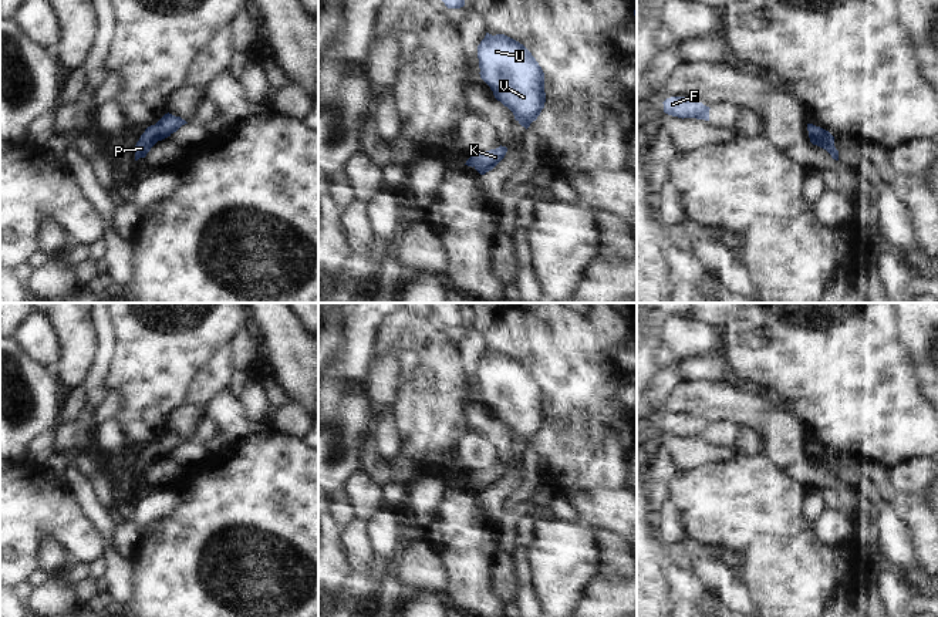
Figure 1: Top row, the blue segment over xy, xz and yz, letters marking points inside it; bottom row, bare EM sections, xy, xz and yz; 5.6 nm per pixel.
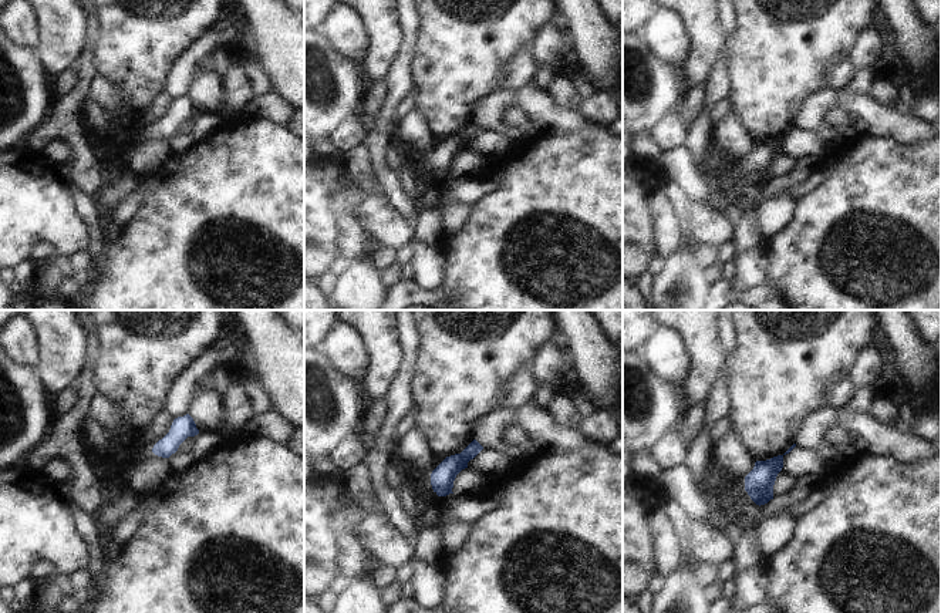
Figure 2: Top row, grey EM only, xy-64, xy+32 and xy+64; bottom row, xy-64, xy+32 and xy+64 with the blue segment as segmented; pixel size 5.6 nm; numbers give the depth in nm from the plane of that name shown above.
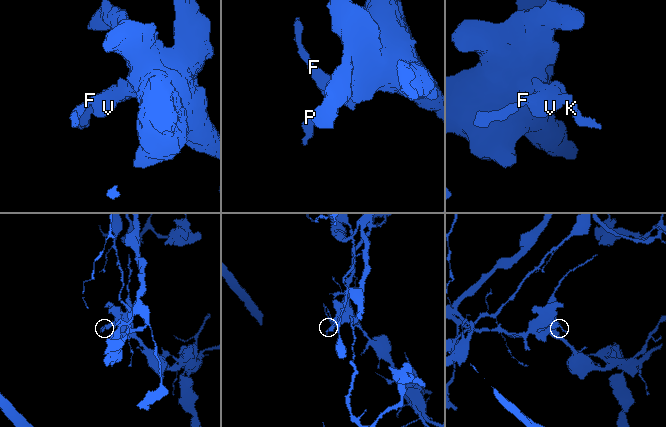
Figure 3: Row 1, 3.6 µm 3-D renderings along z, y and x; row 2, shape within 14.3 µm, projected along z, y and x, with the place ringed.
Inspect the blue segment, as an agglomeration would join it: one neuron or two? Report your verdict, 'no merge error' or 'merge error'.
no merge error

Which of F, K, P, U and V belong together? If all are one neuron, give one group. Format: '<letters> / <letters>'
F K P U V

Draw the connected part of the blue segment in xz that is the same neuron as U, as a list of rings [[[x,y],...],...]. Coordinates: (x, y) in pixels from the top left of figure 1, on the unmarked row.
[[[489,351],[478,364],[478,377],[480,397],[527,448],[546,421],[544,391],[536,377],[519,360]]]

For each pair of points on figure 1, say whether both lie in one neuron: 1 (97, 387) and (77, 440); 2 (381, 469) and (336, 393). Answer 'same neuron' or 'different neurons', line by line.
1: different neurons
2: different neurons

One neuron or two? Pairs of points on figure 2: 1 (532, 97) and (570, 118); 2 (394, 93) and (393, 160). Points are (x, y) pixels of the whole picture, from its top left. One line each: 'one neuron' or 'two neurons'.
1: one neuron
2: two neurons

